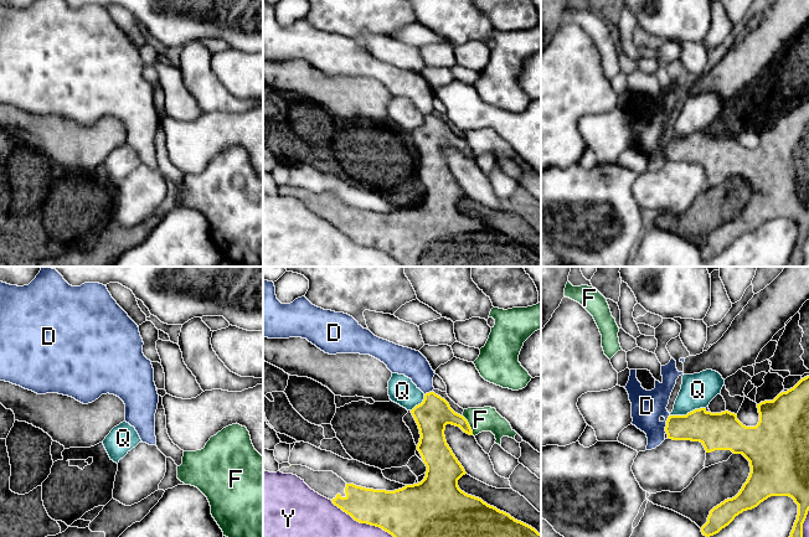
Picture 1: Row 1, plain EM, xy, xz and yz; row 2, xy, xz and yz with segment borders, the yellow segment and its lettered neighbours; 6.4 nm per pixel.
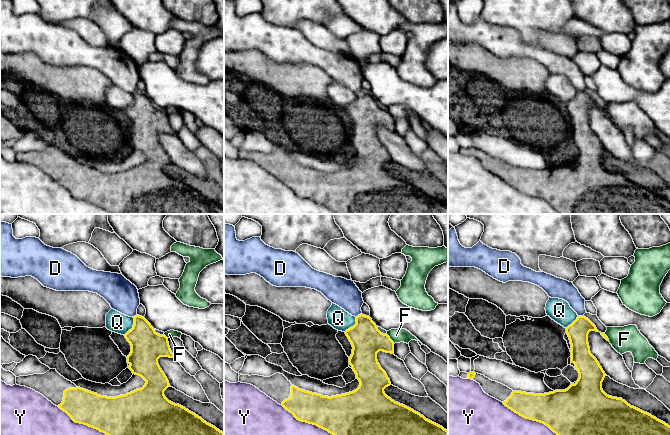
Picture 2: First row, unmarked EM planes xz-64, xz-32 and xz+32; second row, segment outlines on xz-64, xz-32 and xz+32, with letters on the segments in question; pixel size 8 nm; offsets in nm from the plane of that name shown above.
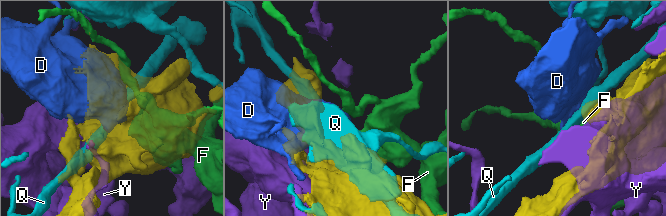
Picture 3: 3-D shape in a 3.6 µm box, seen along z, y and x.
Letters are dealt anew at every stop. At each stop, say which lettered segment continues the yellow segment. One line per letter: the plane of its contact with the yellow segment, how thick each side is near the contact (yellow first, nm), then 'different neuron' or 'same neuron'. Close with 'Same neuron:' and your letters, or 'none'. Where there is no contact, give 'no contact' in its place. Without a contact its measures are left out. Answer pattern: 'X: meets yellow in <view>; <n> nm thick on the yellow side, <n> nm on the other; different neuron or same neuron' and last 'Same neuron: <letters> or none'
D: meets yellow in yz; 200 nm thick on the yellow side, 200 nm on the other; different neuron
F: meets yellow in xz; 220 nm thick on the yellow side, 160 nm on the other; different neuron
Q: meets yellow in yz; 240 nm thick on the yellow side, 220 nm on the other; different neuron
Y: meets yellow in xz; 320 nm thick on the yellow side, 400 nm on the other; different neuron
Same neuron: none

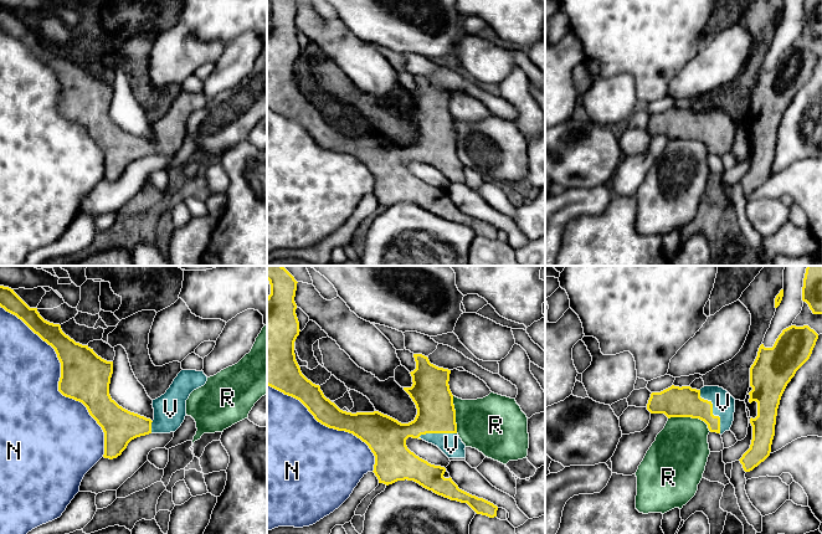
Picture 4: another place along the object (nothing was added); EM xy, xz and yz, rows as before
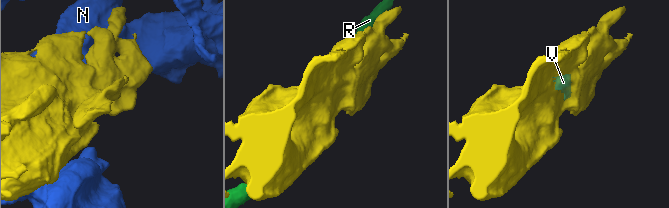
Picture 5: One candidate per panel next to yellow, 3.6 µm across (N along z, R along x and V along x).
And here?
N: meets yellow in xy; 320 nm thick on the yellow side, 420 nm on the other; different neuron
R: meets yellow in yz; 200 nm thick on the yellow side, 360 nm on the other; different neuron
V: meets yellow in yz; 200 nm thick on the yellow side, 140 nm on the other; same neuron
Same neuron: V

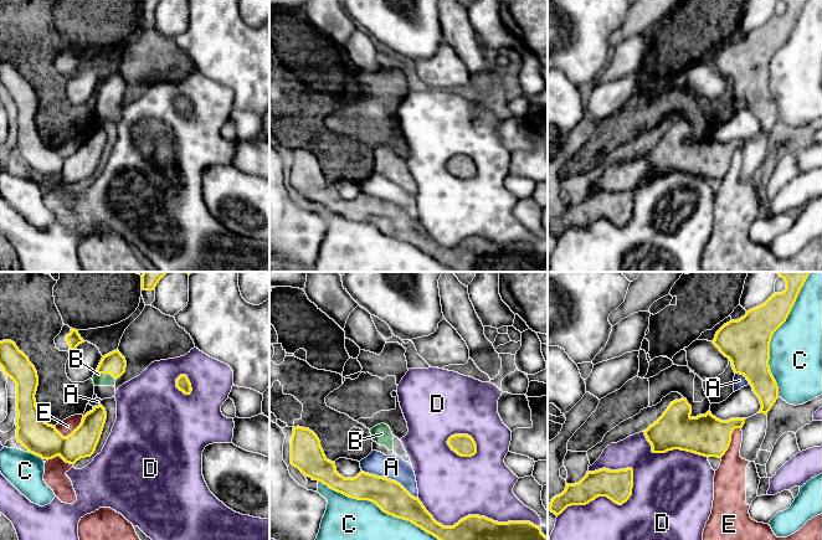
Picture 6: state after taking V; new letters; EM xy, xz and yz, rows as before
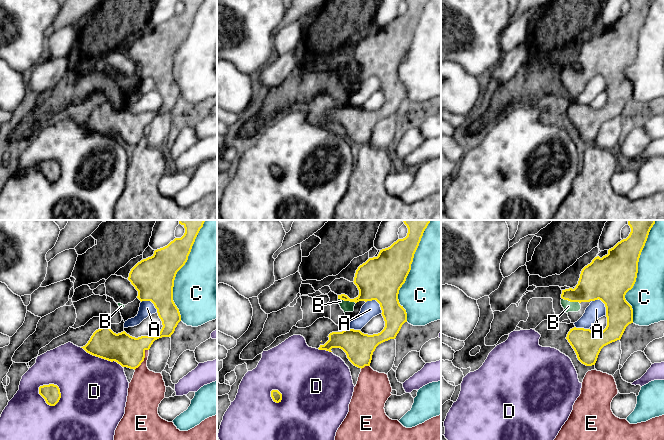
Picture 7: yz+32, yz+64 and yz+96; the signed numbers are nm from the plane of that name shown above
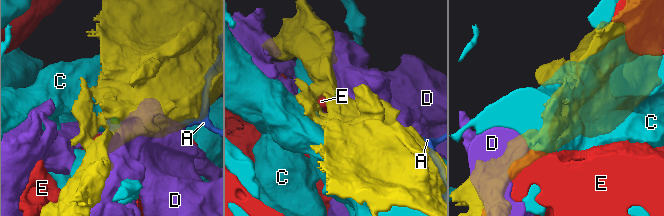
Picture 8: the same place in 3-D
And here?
A: meets yellow in xz; 200 nm thick on the yellow side, 160 nm on the other; different neuron
B: meets yellow in xy; 150 nm thick on the yellow side, 80 nm on the other; same neuron
C: meets yellow in xz; 200 nm thick on the yellow side, 480 nm on the other; different neuron
D: meets yellow in yz; 190 nm thick on the yellow side, 440 nm on the other; different neuron
E: meets yellow in xy; 220 nm thick on the yellow side, 100 nm on the other; different neuron
Same neuron: B

